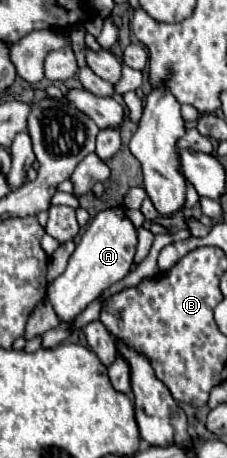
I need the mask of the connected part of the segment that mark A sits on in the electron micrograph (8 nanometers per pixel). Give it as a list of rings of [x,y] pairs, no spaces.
[[[124,207],[100,211],[86,227],[84,235],[80,237],[76,251],[72,253],[66,271],[54,279],[48,297],[50,303],[60,319],[60,323],[72,325],[74,319],[92,303],[96,301],[104,289],[114,285],[116,281],[124,279],[132,267],[134,251],[136,251],[136,229],[134,225],[122,215]]]

